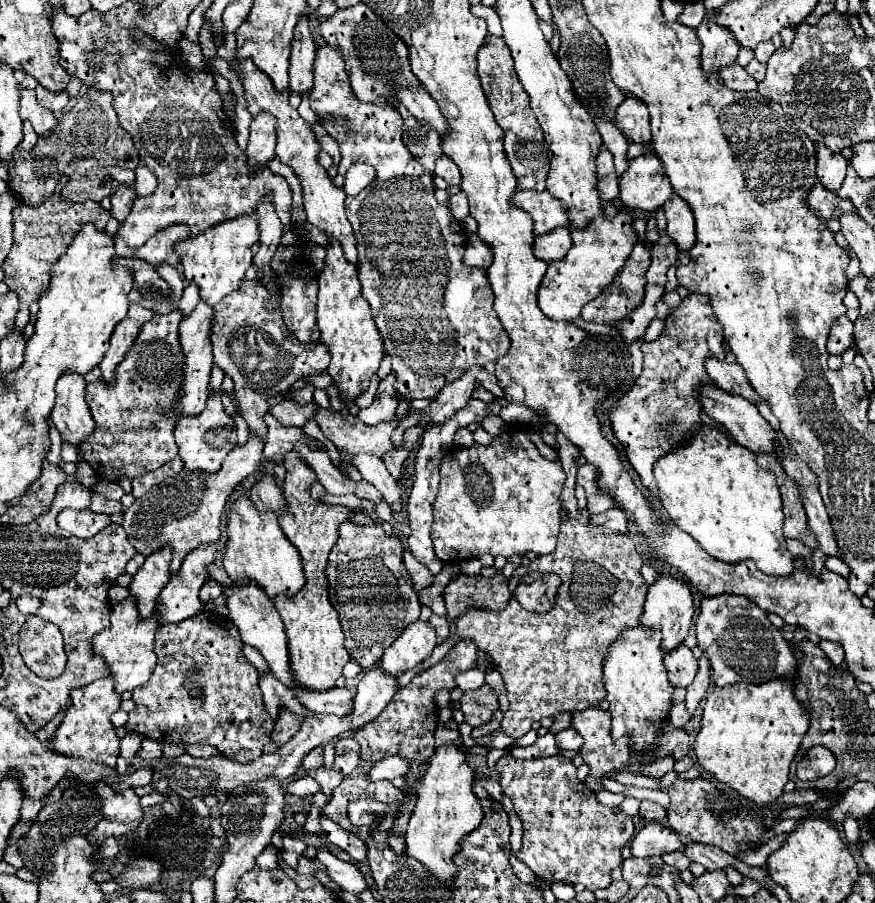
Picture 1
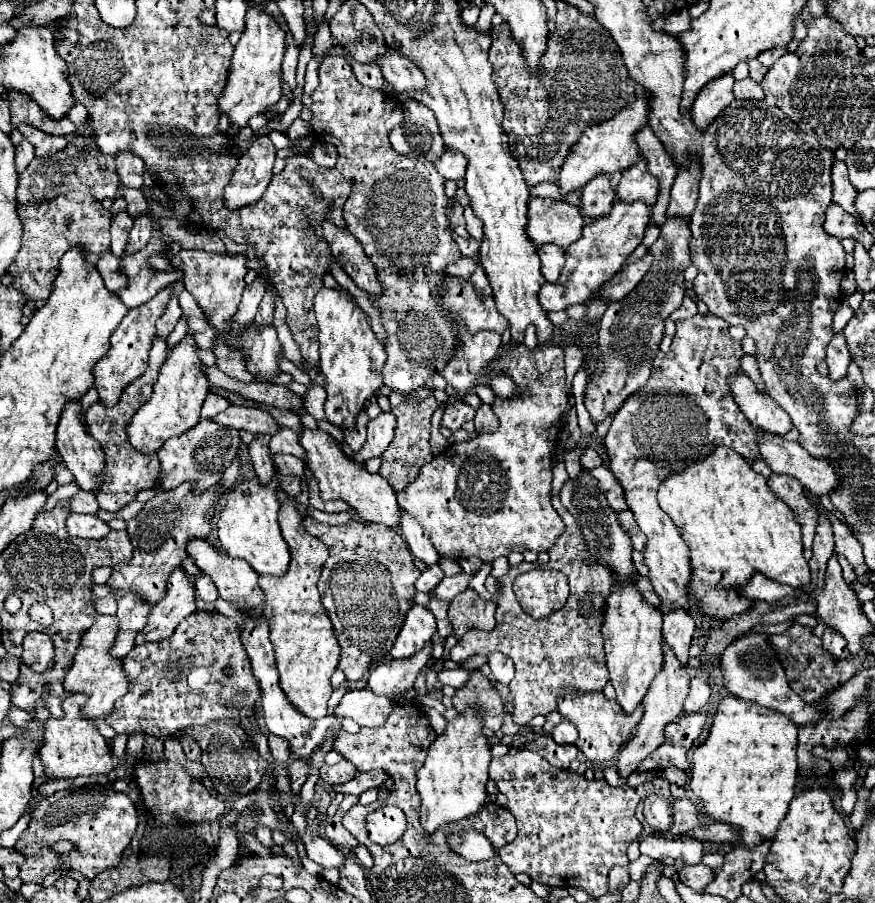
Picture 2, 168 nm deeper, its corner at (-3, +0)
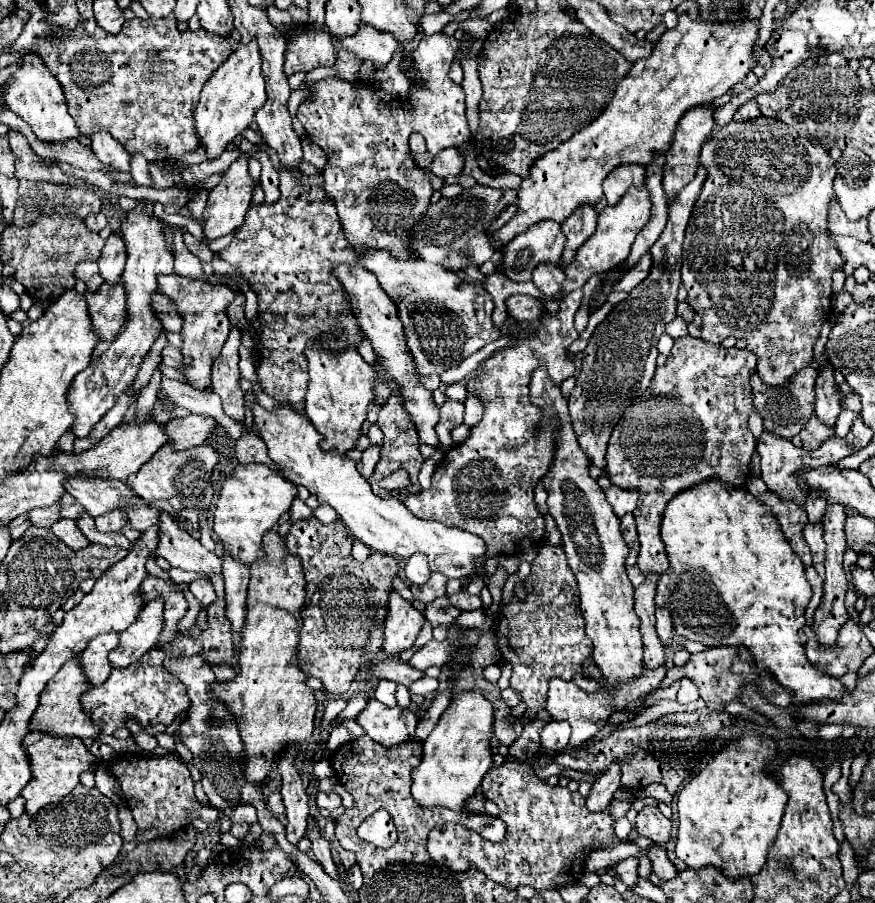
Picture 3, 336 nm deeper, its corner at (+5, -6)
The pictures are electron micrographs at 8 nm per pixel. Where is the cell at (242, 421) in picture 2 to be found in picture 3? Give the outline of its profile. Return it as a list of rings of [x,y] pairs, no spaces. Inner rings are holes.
[[[188,414],[186,418],[174,418],[164,424],[168,444],[172,444],[176,452],[204,444],[214,430],[216,422],[204,414]]]

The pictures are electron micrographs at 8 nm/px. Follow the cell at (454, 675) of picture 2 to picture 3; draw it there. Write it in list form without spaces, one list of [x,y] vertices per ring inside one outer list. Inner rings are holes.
[[[422,676],[412,686],[408,686],[408,692],[412,696],[424,696],[426,692],[434,692],[434,690],[438,690],[438,680],[436,678],[428,678],[428,676]]]

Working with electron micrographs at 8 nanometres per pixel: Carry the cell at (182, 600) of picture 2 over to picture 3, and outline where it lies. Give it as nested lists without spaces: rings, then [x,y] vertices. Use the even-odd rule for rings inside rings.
[[[158,600],[144,604],[136,622],[120,634],[118,646],[108,654],[112,668],[126,668],[140,660],[158,640],[160,628],[164,624],[164,604]]]

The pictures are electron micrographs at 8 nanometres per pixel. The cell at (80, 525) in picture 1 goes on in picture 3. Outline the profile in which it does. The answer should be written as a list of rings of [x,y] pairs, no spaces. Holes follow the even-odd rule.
[[[58,520],[52,524],[50,528],[68,548],[72,550],[82,550],[86,548],[90,542],[82,536],[82,532],[76,528],[76,522],[74,520]]]

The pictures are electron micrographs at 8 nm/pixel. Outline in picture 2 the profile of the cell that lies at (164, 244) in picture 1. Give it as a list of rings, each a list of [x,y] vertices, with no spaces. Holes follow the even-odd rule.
[[[154,236],[154,238],[150,238],[148,246],[142,248],[138,254],[122,258],[120,270],[124,270],[124,274],[128,274],[128,288],[124,288],[116,294],[128,308],[136,308],[136,306],[148,302],[150,298],[154,298],[156,292],[166,288],[170,282],[182,278],[180,270],[160,272],[150,266],[150,258],[162,256],[162,254],[166,254],[166,258],[168,258],[168,244],[162,238]]]

